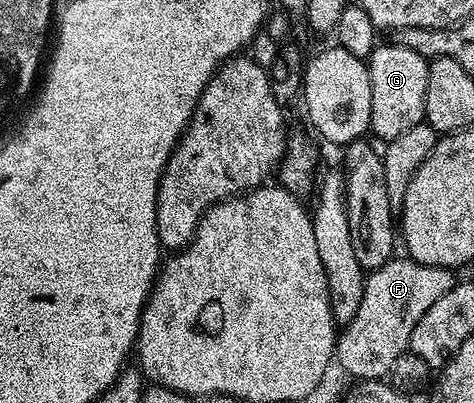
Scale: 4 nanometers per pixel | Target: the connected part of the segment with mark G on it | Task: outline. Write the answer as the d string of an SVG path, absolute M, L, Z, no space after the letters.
M375 44L368 58L372 85L372 109L369 132L383 137L388 143L394 137L404 135L412 127L423 124L426 115L428 91L428 67L430 61L406 45Z

